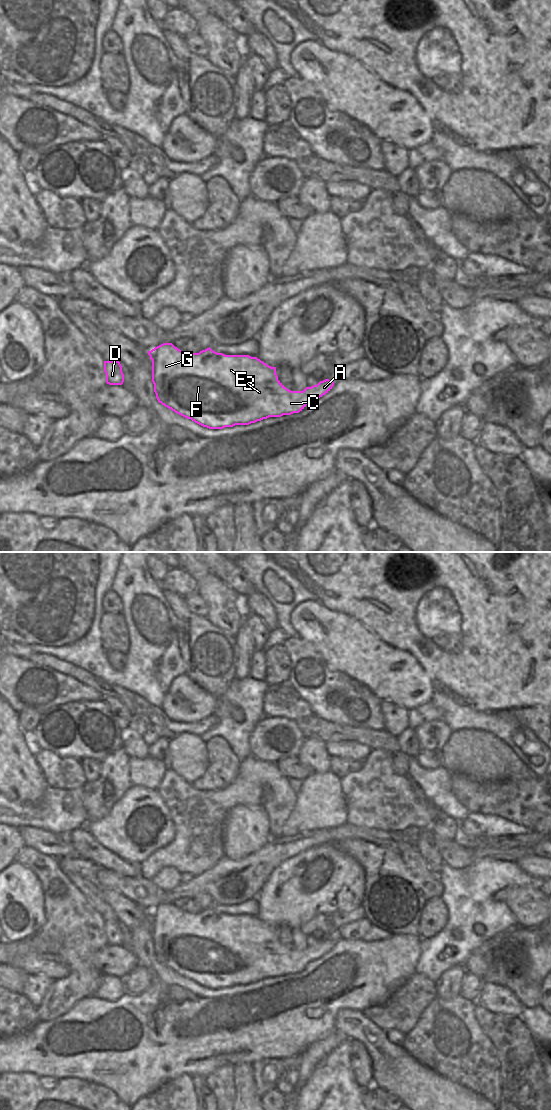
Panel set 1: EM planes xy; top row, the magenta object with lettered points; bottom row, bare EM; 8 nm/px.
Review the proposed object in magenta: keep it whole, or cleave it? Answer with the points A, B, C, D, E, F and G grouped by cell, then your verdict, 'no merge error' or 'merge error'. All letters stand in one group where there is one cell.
A B C D E F G | no merge error

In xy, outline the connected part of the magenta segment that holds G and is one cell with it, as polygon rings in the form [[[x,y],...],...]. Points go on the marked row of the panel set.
[[[163,343],[148,351],[148,355],[152,360],[152,382],[158,402],[175,413],[209,429],[249,425],[269,417],[299,413],[311,401],[319,399],[334,386],[333,381],[325,379],[317,385],[306,387],[303,391],[291,391],[278,380],[276,367],[267,365],[257,357],[225,355],[213,351],[210,347],[199,353],[187,353],[172,343]]]

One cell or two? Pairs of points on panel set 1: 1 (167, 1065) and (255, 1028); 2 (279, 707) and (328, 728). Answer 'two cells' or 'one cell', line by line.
1: one cell
2: two cells

